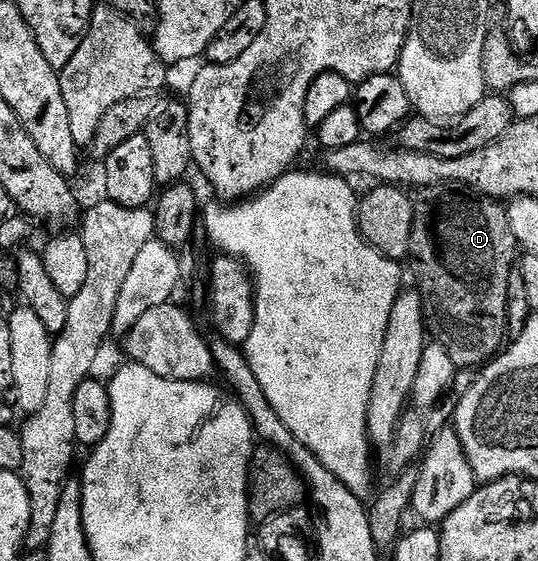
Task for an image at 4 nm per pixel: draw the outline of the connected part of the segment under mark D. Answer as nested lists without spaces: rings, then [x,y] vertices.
[[[450,182],[421,189],[414,200],[410,256],[418,263],[416,288],[422,294],[429,335],[442,344],[444,350],[448,350],[448,358],[452,358],[455,369],[474,370],[493,360],[507,343],[510,276],[512,280],[512,273],[520,256],[516,234],[512,234],[506,208],[499,201],[491,200],[489,196]]]

